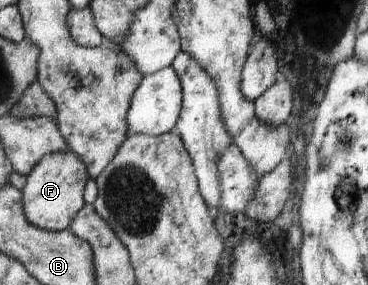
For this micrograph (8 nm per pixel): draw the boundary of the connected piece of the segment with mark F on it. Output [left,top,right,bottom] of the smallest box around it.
[21,150,89,232]

